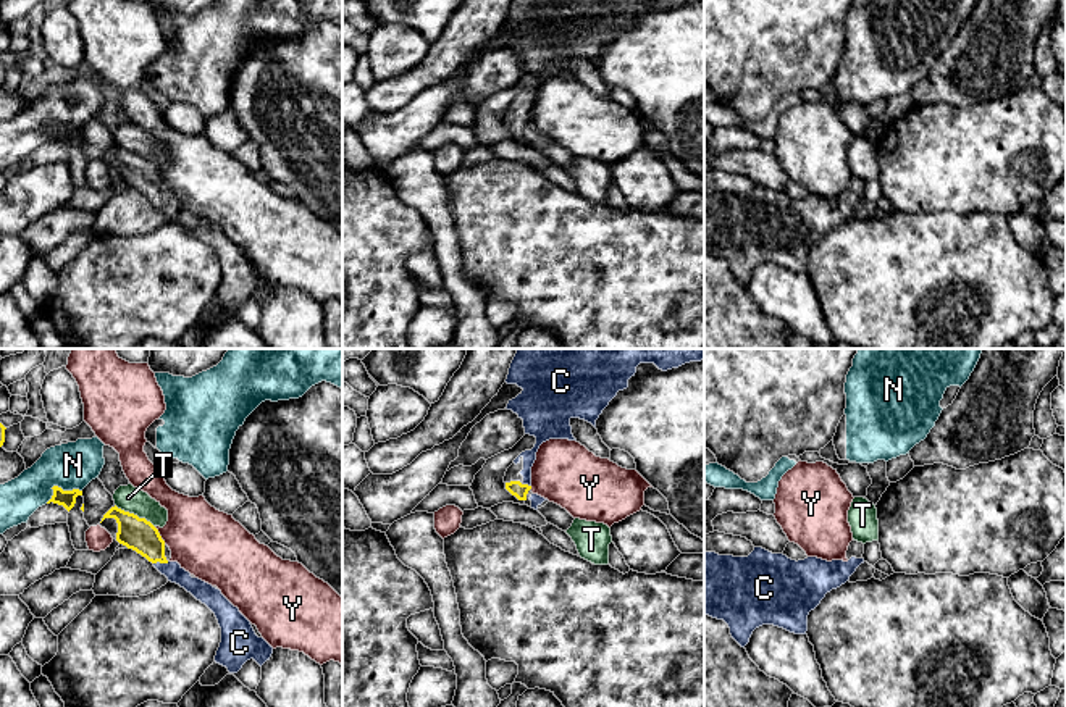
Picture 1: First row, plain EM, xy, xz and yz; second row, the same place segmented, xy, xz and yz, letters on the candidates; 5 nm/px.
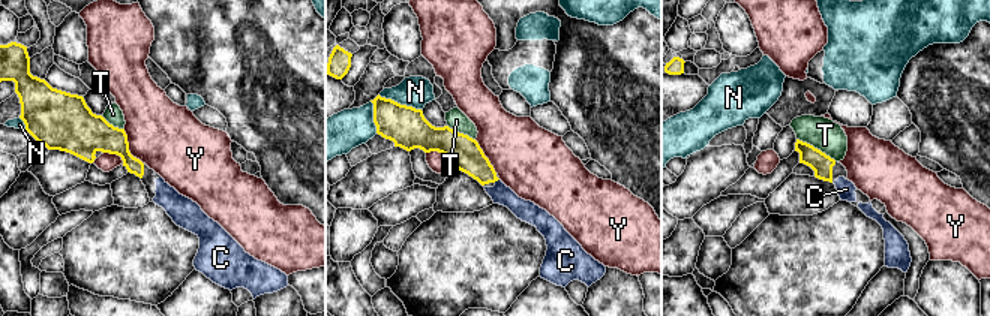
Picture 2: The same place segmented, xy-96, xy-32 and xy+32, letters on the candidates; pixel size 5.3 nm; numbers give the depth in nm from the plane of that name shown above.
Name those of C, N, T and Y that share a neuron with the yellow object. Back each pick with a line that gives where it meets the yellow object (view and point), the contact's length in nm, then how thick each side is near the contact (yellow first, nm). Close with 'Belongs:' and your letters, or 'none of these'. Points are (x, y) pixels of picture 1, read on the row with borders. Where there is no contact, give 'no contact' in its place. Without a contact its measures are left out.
C: xy (160, 562) | 80 nm | 160/90 nm
Belongs: C

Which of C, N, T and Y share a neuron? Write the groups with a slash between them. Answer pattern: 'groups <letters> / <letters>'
groups C / N / T / Y

